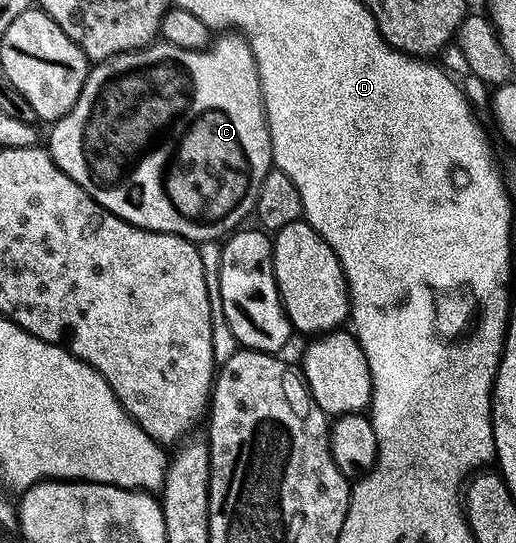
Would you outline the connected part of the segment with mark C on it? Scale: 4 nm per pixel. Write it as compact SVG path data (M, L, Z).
M228 30L211 41L206 48L183 48L167 42L153 42L129 52L119 52L109 60L102 60L91 65L86 82L82 86L82 94L78 94L78 102L63 118L51 125L52 133L48 136L46 151L52 161L67 176L74 178L94 202L98 202L110 214L133 224L135 228L149 228L152 232L169 232L193 242L203 240L219 241L227 237L233 230L239 229L247 216L251 217L258 202L258 189L262 186L262 178L274 167L272 162L272 139L268 129L268 116L264 113L262 86L258 78L258 66L254 62L254 54L247 40L236 30Z

